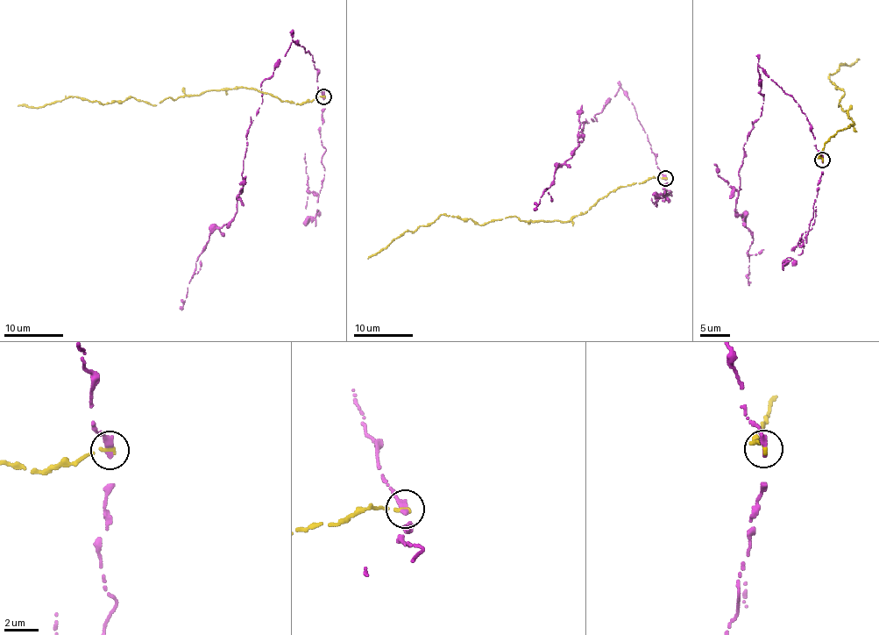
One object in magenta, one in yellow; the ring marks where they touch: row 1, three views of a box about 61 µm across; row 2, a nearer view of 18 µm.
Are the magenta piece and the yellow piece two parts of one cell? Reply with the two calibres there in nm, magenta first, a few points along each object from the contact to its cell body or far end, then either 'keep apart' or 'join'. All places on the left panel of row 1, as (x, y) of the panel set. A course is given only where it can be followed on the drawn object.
calibres 320 and 280 nm; course magenta (324, 97), (313, 56), (294, 40), (261, 84), (262, 102), (251, 118), (234, 220), (210, 232), (180, 309); course yellow (324, 97), (299, 104), (226, 89), (156, 105), (71, 96), (17, 106); keep apart

